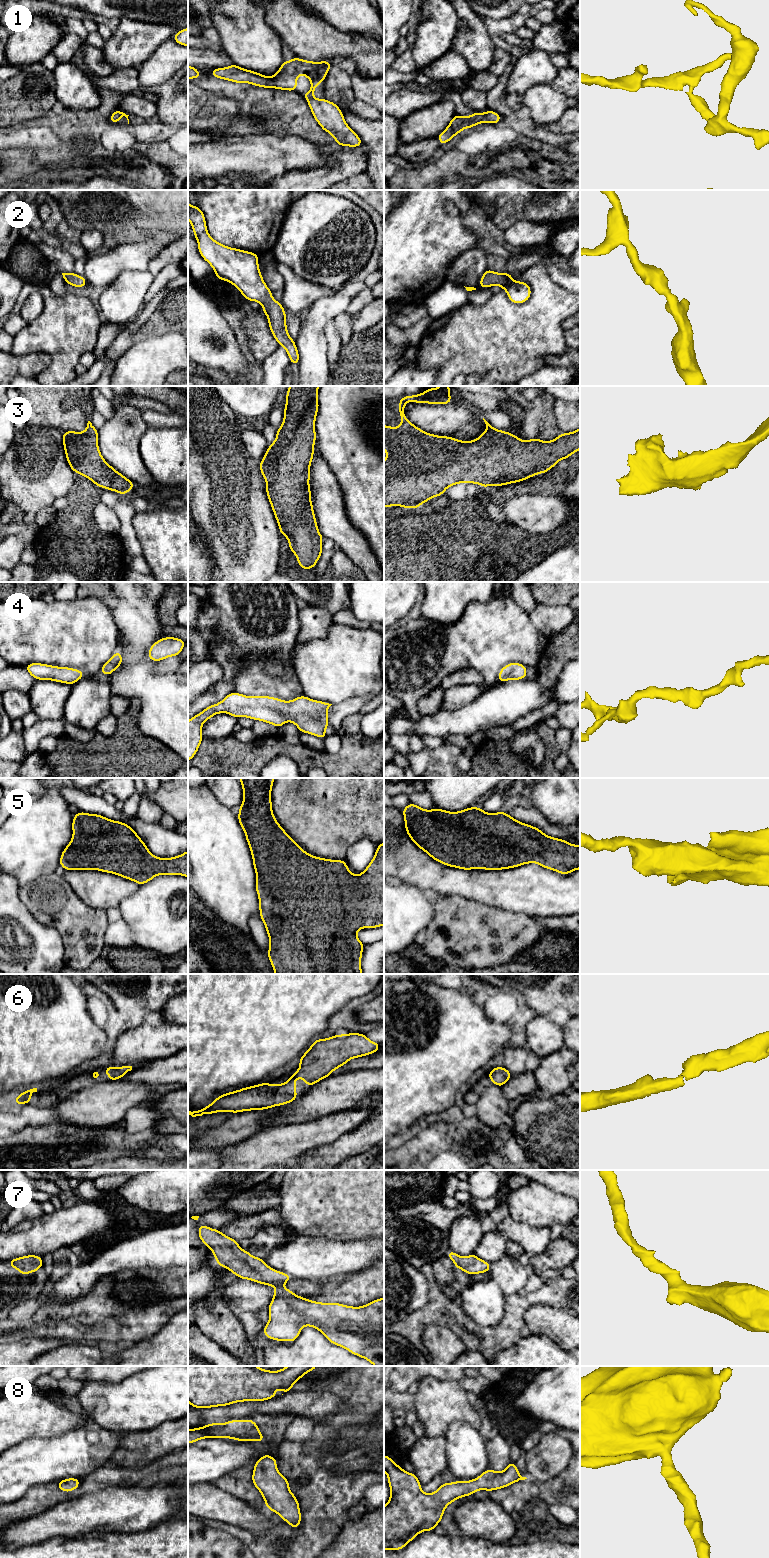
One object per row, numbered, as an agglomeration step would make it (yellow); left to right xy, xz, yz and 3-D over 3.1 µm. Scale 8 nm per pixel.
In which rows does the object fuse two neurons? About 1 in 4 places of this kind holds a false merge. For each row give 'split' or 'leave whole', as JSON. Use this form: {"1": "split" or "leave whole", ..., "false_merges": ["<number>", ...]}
{"1": "leave whole", "2": "leave whole", "3": "leave whole", "4": "leave whole", "5": "leave whole", "6": "leave whole", "7": "leave whole", "8": "leave whole", "false_merges": []}

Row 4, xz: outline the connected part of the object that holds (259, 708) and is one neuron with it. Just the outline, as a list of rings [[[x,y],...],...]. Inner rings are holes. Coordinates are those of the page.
[[[232,692],[229,693],[222,701],[217,704],[206,707],[201,713],[193,716],[188,721],[188,762],[196,755],[199,746],[203,740],[202,724],[212,716],[219,713],[227,713],[233,717],[246,717],[253,720],[264,721],[280,728],[287,721],[295,724],[299,731],[308,733],[324,739],[328,723],[328,708],[332,704],[312,700],[304,695],[299,696],[291,701],[284,701],[271,696],[245,696],[243,694]]]

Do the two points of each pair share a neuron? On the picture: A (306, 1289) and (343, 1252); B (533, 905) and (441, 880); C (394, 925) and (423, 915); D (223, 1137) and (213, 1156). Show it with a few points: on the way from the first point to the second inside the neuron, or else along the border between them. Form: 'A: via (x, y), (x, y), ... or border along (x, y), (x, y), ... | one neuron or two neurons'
A: border along (292, 1277), (321, 1281) | two neurons
B: via (510, 889), (464, 883) | one neuron
C: via (401, 918), (404, 915), (416, 915) | one neuron
D: border along (198, 1148), (221, 1149) | two neurons

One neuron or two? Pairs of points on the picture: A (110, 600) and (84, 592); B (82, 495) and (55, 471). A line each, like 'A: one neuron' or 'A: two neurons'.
A: one neuron
B: two neurons

